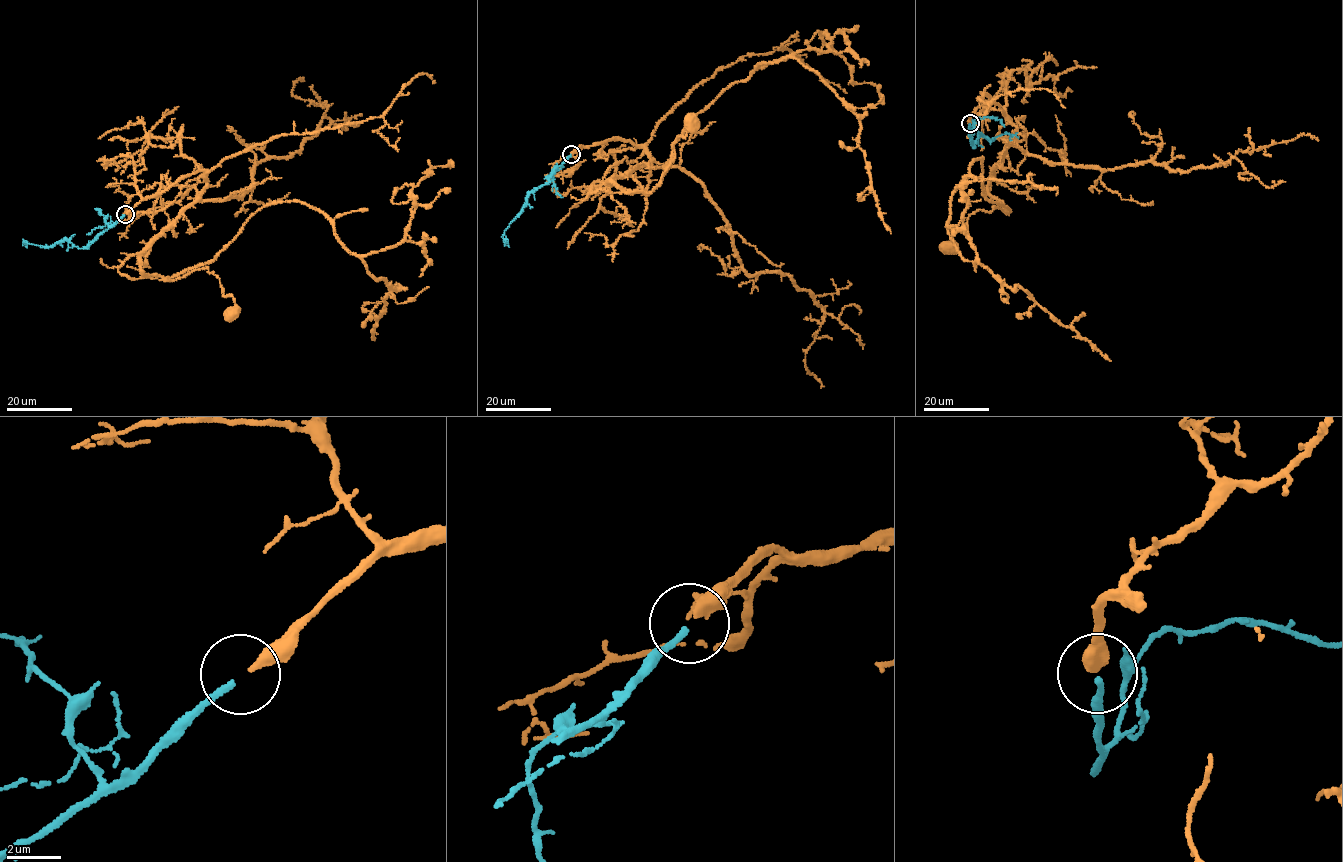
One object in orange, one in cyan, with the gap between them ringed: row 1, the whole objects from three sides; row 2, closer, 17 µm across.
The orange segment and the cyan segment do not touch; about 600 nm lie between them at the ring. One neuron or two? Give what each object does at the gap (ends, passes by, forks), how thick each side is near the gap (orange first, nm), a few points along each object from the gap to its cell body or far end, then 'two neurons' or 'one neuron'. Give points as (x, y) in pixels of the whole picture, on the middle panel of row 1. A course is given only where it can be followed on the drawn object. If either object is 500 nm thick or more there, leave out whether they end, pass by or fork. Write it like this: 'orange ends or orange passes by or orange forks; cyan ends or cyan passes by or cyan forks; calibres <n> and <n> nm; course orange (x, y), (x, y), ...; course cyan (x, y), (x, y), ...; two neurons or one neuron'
orange ends; cyan ends; calibres 360 and 220 nm; course orange (572, 154), (613, 139), (639, 145), (654, 160), (590, 191), (651, 192), (692, 121); course cyan (571, 154), (555, 168), (547, 183), (531, 191), (520, 212), (505, 231), (503, 239), (509, 247); one neuron

